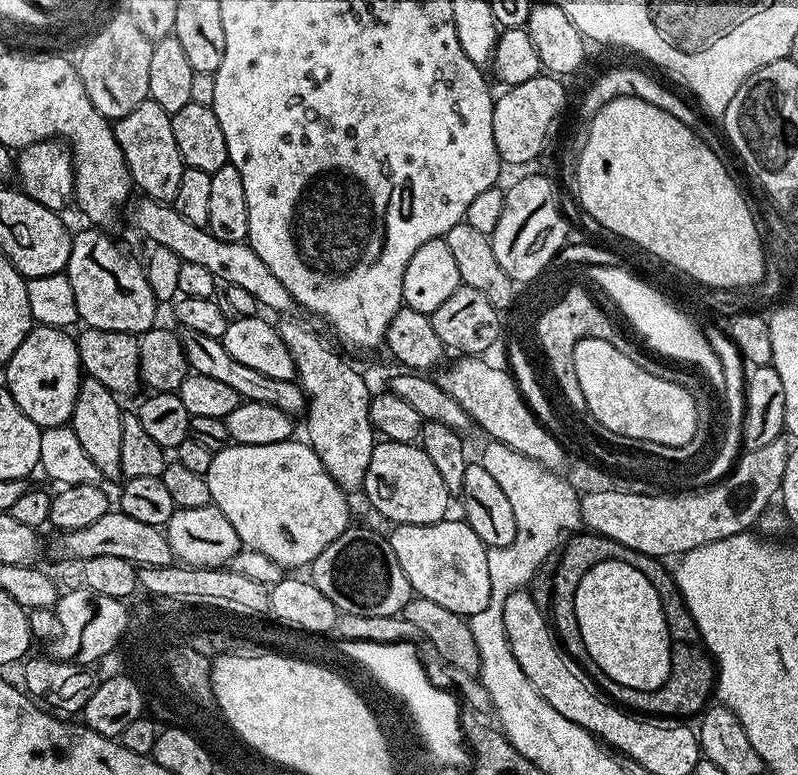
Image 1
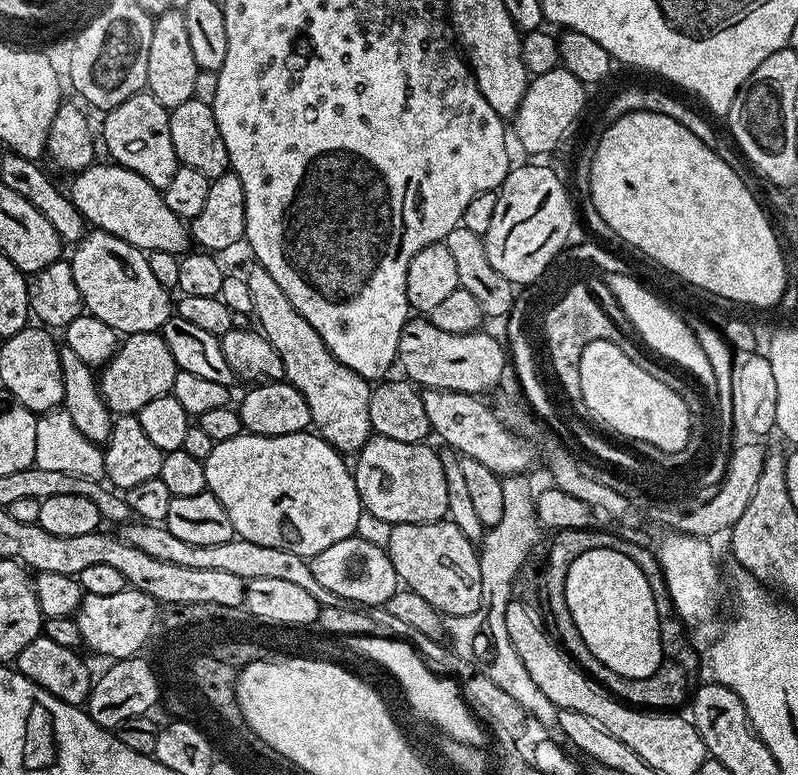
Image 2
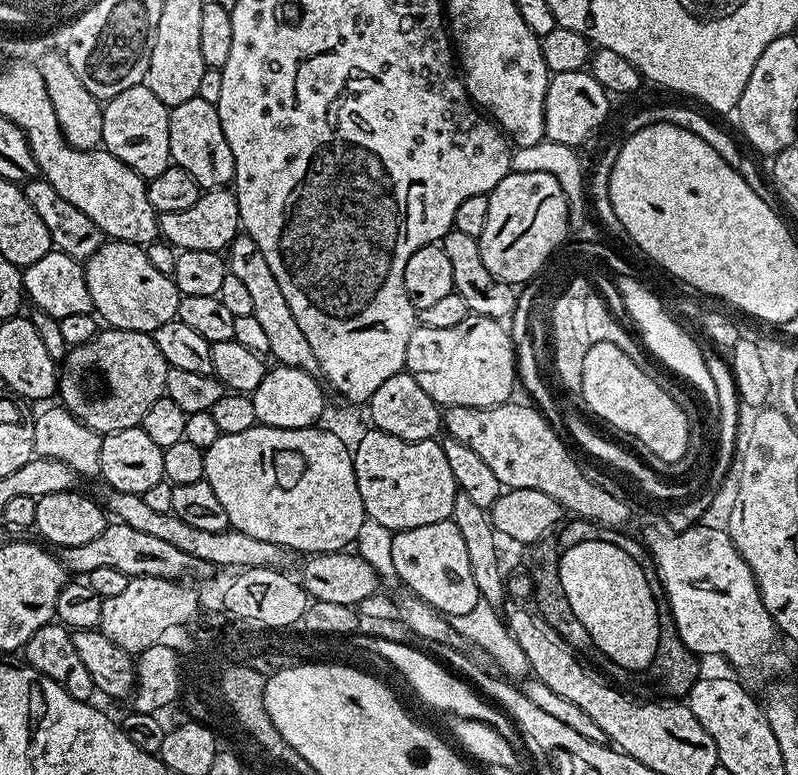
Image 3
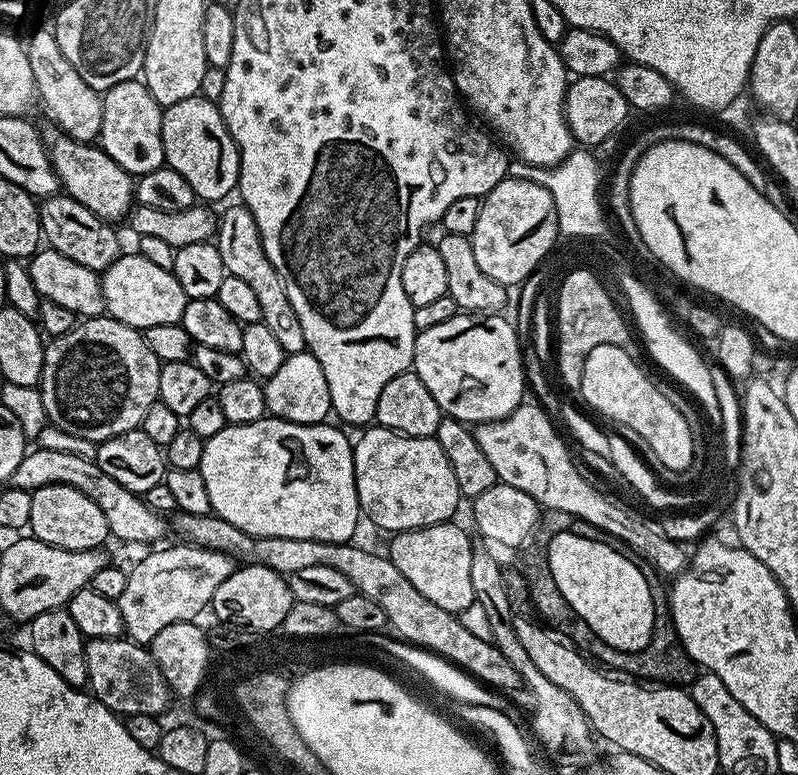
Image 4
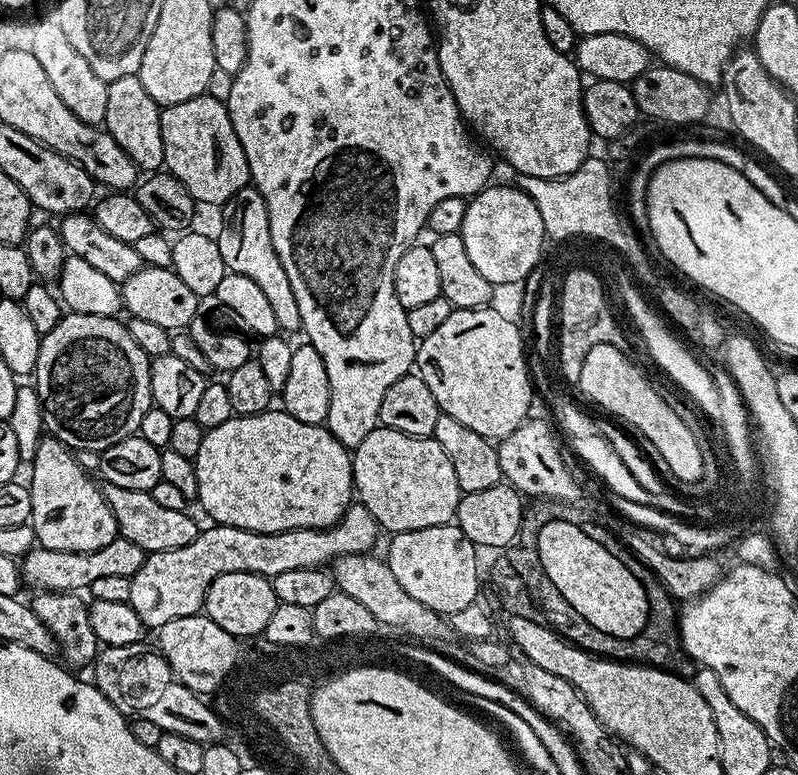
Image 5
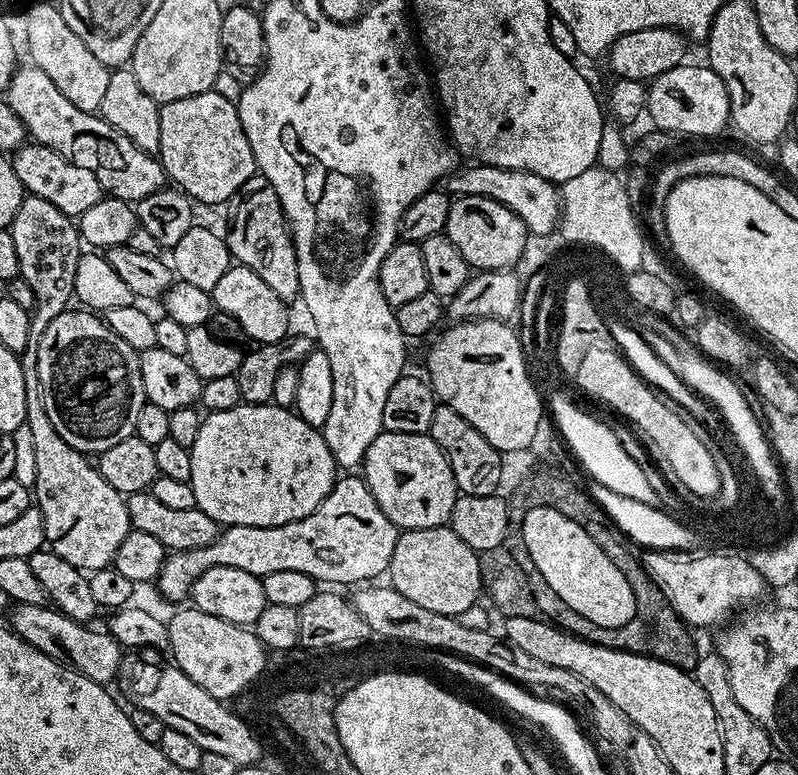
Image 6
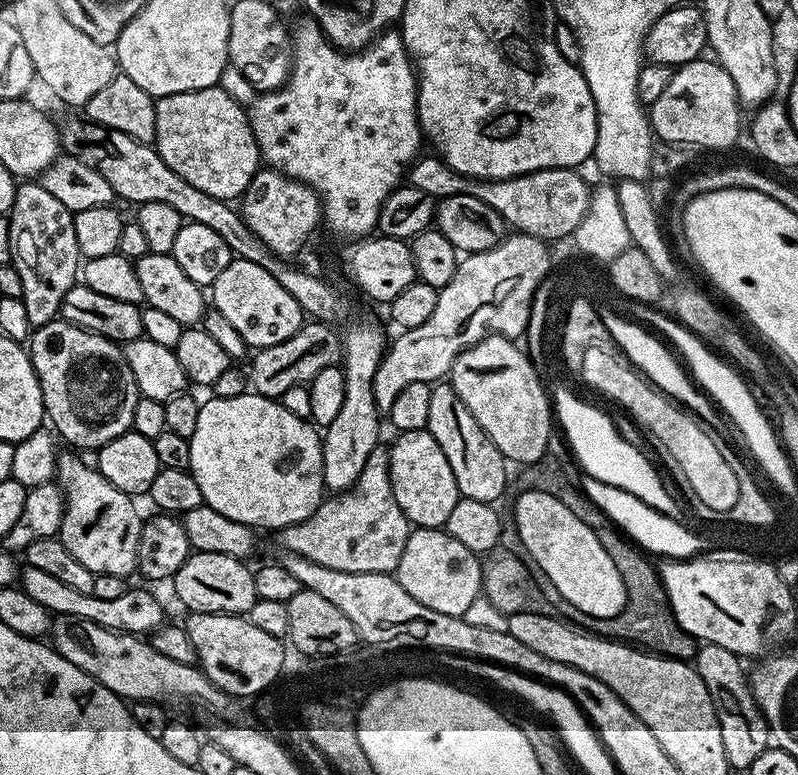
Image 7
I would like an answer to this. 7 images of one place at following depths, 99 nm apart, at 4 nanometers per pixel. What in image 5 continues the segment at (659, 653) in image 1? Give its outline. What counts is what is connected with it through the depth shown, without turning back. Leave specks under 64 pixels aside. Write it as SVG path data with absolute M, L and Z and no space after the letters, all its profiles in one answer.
M566 521L547 522L538 534L536 549L546 574L550 574L550 582L558 586L558 592L564 592L567 600L572 600L575 608L580 608L581 614L588 616L590 626L597 627L606 634L614 634L614 638L634 638L634 634L638 634L642 626L646 626L648 602L642 582L614 558L605 546L600 546L589 535L584 534L582 527Z

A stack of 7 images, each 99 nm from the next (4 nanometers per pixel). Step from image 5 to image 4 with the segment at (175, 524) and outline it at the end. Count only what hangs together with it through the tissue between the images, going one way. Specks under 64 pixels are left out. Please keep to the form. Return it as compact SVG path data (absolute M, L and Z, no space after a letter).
M39 446L33 448L33 452L32 449L25 451L18 470L14 470L11 487L33 493L47 484L74 486L74 490L86 494L86 498L90 498L90 502L94 502L94 506L102 510L109 533L128 544L155 545L160 542L155 540L169 535L169 521L153 510L137 493L126 490L126 486L118 486L118 482L114 482L114 478L110 478L110 474L106 474L106 470L102 470L102 466L98 466L95 459L78 458L78 454L65 454L63 450L46 450Z

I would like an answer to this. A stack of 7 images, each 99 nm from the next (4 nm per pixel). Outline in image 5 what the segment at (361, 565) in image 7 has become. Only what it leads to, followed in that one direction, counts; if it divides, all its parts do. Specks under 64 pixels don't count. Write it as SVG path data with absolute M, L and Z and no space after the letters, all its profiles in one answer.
M359 502L349 504L340 523L330 528L299 528L285 532L251 532L225 524L205 527L190 542L190 546L178 546L178 550L149 552L142 562L142 570L134 574L130 582L128 604L142 618L145 629L159 630L174 618L197 615L204 607L206 590L210 582L222 574L249 572L269 578L285 570L324 568L346 554L371 553L376 544L378 525L376 519Z

